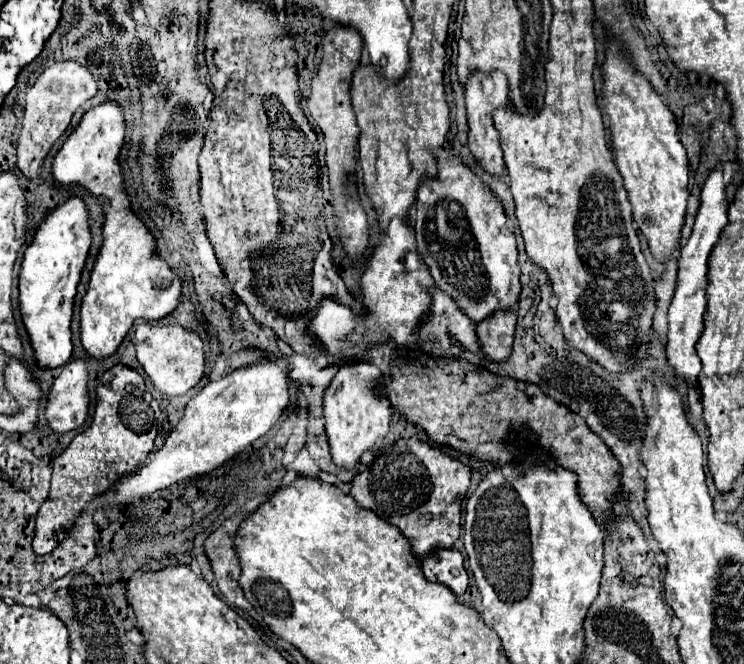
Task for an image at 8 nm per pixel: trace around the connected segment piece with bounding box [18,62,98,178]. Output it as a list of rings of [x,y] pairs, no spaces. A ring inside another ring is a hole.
[[[56,62],[48,66],[34,82],[26,94],[24,128],[18,144],[18,168],[26,178],[36,178],[40,168],[54,146],[54,142],[68,130],[74,112],[92,96],[96,96],[98,86],[92,72],[80,62]]]

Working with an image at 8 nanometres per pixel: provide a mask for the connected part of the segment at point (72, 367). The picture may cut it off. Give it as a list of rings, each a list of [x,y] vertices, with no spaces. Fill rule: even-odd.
[[[74,360],[52,384],[46,404],[48,426],[58,434],[80,428],[88,418],[88,402],[88,368],[84,360]]]

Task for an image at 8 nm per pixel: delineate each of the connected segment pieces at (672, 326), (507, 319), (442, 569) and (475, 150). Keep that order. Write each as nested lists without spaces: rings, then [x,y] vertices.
[[[718,164],[712,174],[708,176],[704,188],[702,188],[702,204],[696,214],[696,222],[692,228],[692,236],[688,244],[682,248],[680,256],[680,270],[678,270],[678,286],[674,300],[668,310],[668,360],[672,368],[684,376],[688,382],[696,382],[698,372],[700,372],[700,358],[694,350],[698,336],[704,328],[702,318],[706,312],[706,280],[708,280],[708,256],[714,248],[714,244],[720,238],[722,228],[726,226],[726,210],[728,210],[728,200],[724,192],[724,182],[722,182],[722,164]]]
[[[512,308],[512,312],[498,312],[496,316],[488,316],[488,320],[482,320],[478,324],[476,332],[488,360],[498,362],[512,352],[516,318],[518,310]]]
[[[436,548],[436,552],[422,560],[422,570],[426,580],[446,584],[456,596],[462,596],[468,588],[464,558],[454,548]]]
[[[472,72],[472,76],[468,76],[468,84],[466,84],[466,108],[468,108],[468,126],[470,126],[468,144],[472,154],[480,162],[480,166],[490,174],[498,174],[498,176],[504,174],[504,160],[502,160],[498,130],[492,120],[492,110],[504,106],[506,102],[508,102],[508,82],[504,72],[492,72],[492,74]]]

